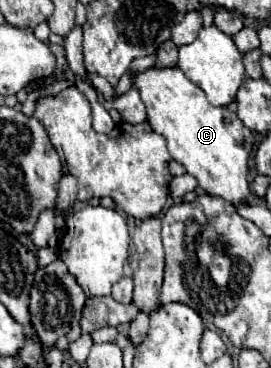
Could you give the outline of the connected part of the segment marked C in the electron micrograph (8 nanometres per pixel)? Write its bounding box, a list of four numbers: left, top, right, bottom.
[132,67,254,207]

